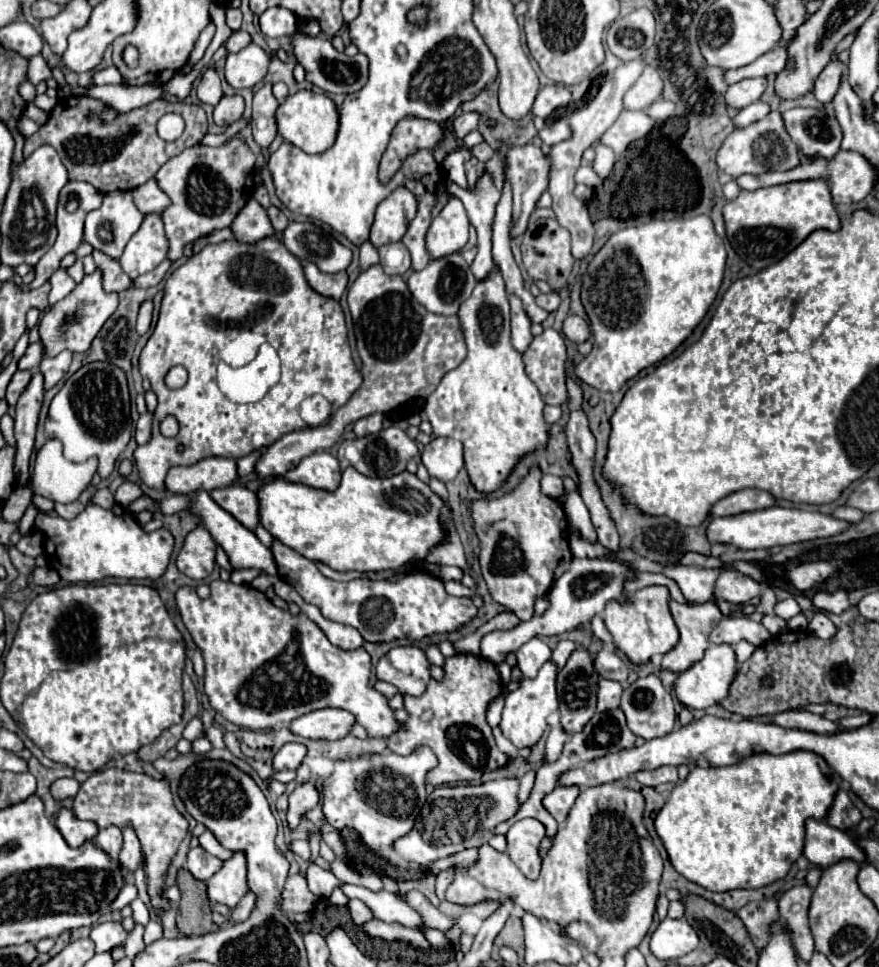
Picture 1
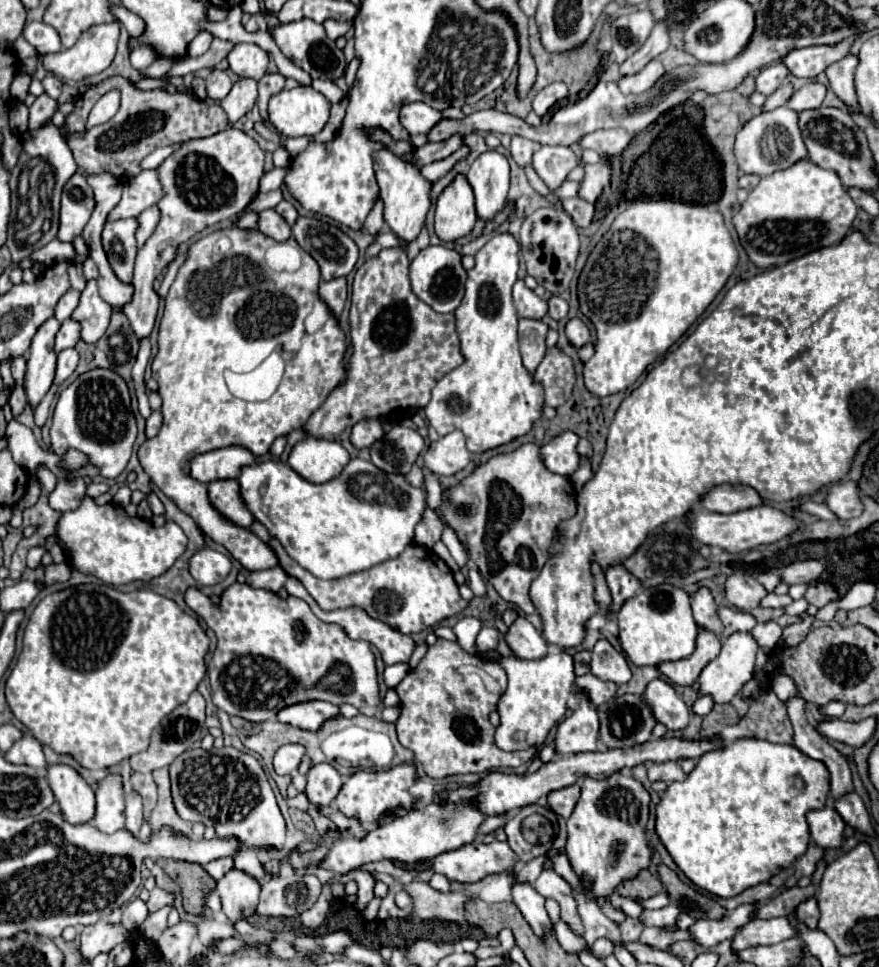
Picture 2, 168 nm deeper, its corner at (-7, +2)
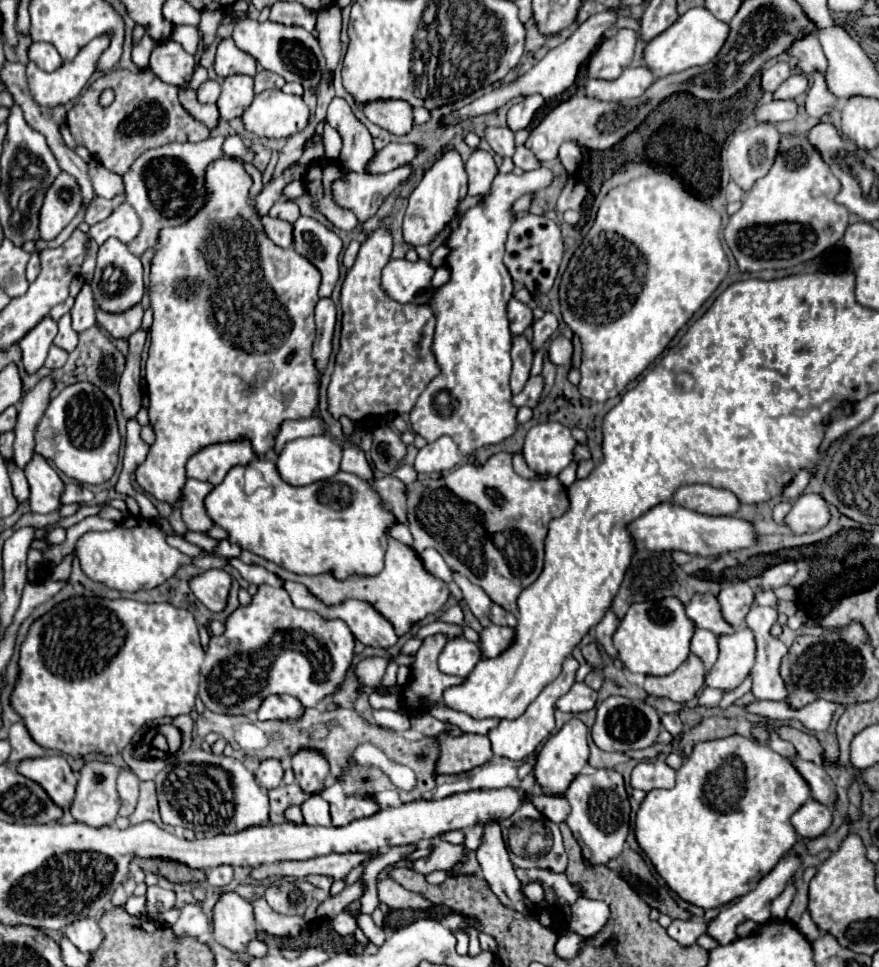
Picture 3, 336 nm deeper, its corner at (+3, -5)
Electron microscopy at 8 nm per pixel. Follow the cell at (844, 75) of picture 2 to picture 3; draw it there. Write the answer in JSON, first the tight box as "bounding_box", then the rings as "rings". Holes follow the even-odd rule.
{"bounding_box":[786,34,828,74],"rings":[[[804,34],[802,38],[794,40],[786,52],[790,56],[798,58],[798,66],[806,74],[812,74],[814,70],[824,72],[824,68],[828,66],[828,62],[824,60],[824,52],[822,52],[822,46],[820,46],[816,34]]]}

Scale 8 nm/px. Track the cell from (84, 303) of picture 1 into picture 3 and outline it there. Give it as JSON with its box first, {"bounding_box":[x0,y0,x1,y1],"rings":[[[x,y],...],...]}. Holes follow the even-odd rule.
{"bounding_box":[72,284,96,332],"rings":[[[84,284],[80,294],[76,296],[76,304],[72,308],[72,328],[76,332],[84,332],[88,328],[92,328],[96,324],[96,312],[94,312],[94,304],[92,304],[92,292],[90,286]]]}

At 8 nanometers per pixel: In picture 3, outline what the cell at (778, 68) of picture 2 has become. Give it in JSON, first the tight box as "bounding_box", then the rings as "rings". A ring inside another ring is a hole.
{"bounding_box":[762,62,792,92],"rings":[[[776,62],[774,66],[770,66],[762,72],[762,90],[774,92],[790,74],[792,74],[792,70],[790,70],[788,62]]]}

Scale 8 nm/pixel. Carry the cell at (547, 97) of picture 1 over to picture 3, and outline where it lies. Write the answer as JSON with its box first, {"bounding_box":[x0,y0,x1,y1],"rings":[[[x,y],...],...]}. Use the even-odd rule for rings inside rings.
{"bounding_box":[508,96,544,132],"rings":[[[528,96],[524,98],[522,102],[514,104],[510,110],[508,110],[508,128],[512,132],[520,130],[520,128],[528,128],[528,124],[532,122],[532,116],[534,112],[544,104],[544,98],[542,96]]]}

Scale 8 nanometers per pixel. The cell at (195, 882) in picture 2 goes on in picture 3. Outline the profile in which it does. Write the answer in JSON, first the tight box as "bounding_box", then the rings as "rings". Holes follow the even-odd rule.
{"bounding_box":[136,858,204,882],"rings":[[[136,858],[136,864],[144,872],[154,872],[160,876],[166,876],[172,882],[196,882],[204,880],[202,870],[192,870],[186,864],[174,862],[174,860],[164,860],[164,858]]]}

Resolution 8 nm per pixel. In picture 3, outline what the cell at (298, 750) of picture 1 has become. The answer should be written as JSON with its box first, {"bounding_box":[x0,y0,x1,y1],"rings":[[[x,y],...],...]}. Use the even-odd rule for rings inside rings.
{"bounding_box":[254,758,284,790],"rings":[[[274,758],[262,760],[260,766],[254,770],[256,782],[258,782],[262,788],[266,788],[266,790],[276,788],[276,786],[282,782],[282,774],[284,774],[284,770],[282,770],[280,762],[274,760]]]}

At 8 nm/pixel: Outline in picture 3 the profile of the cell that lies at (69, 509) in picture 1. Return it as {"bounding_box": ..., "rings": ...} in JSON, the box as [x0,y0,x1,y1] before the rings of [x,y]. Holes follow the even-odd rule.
{"bounding_box":[24,454,64,514],"rings":[[[32,454],[32,460],[24,466],[24,474],[30,486],[30,510],[38,514],[48,514],[60,508],[60,494],[64,490],[64,482],[52,470],[44,456]]]}

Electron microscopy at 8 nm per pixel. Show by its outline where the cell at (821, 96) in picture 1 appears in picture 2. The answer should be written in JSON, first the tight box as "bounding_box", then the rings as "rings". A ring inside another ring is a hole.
{"bounding_box":[788,83,826,113],"rings":[[[808,83],[802,89],[798,89],[788,103],[790,103],[790,107],[794,107],[800,113],[804,109],[818,109],[822,105],[824,97],[826,97],[826,85]]]}

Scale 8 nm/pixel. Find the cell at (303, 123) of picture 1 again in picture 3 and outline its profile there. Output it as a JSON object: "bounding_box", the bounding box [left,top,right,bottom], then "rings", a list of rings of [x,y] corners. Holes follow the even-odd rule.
{"bounding_box":[242,88,308,138],"rings":[[[272,88],[254,96],[242,114],[242,122],[244,128],[256,136],[288,138],[306,128],[308,116],[308,106],[300,96]]]}

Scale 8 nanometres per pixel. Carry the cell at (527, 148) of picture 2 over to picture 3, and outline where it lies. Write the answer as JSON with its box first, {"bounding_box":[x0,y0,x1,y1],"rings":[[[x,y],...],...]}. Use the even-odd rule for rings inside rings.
{"bounding_box":[484,128,514,156],"rings":[[[492,128],[484,130],[484,138],[488,140],[490,148],[500,156],[512,156],[514,152],[514,132],[510,128]]]}

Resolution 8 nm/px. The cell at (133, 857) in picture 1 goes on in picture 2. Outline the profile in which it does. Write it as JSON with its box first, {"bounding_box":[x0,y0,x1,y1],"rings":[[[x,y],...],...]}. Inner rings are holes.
{"bounding_box":[126,793,142,837],"rings":[[[130,793],[126,797],[126,829],[138,837],[140,833],[140,825],[142,825],[142,801],[136,793]]]}

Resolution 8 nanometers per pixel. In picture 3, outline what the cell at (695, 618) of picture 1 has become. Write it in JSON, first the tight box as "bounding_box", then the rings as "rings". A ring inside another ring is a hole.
{"bounding_box":[644,654,704,702],"rings":[[[694,654],[672,674],[646,676],[644,690],[654,696],[664,696],[674,702],[688,702],[704,686],[704,666]]]}

